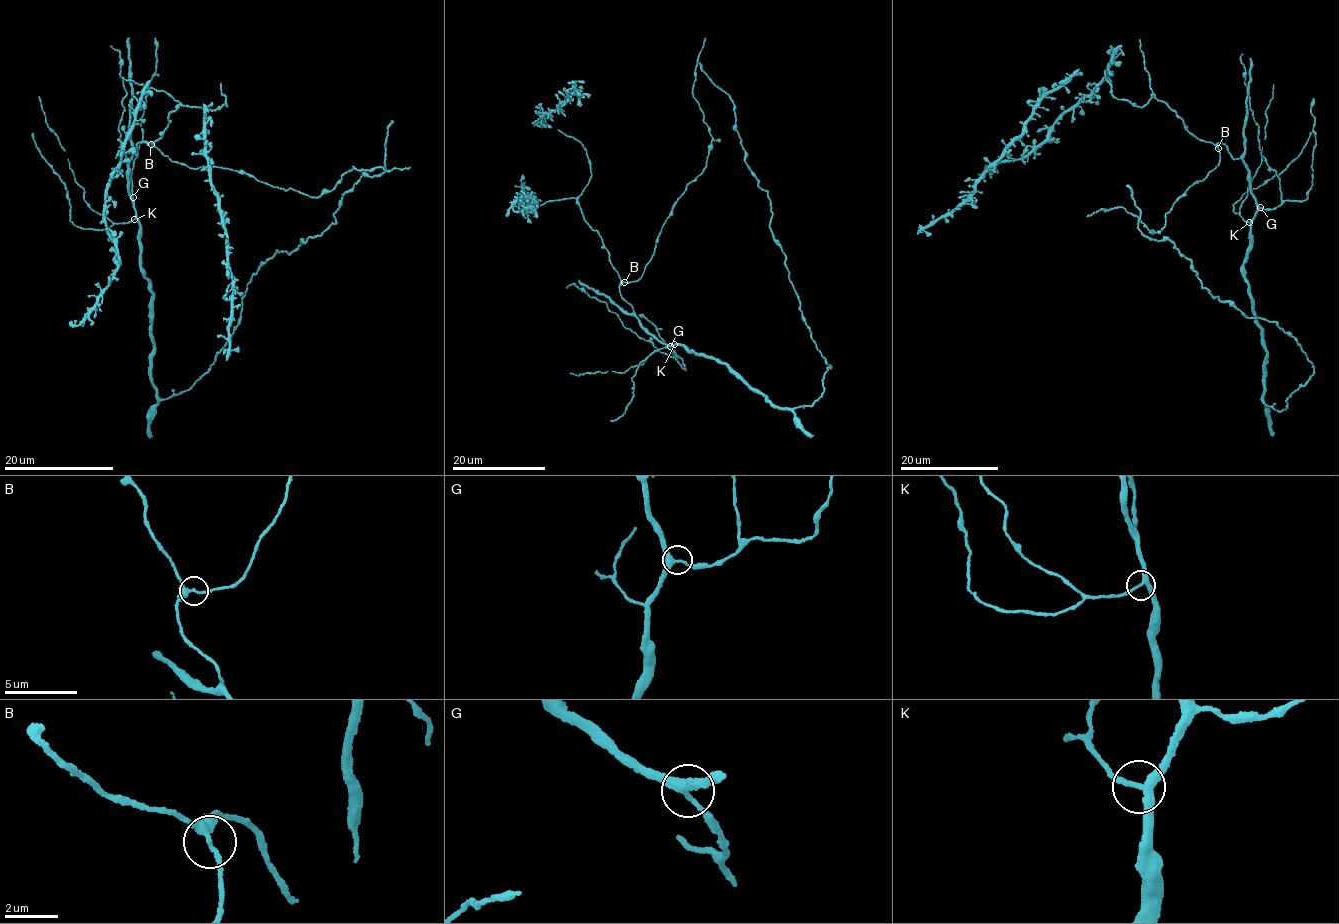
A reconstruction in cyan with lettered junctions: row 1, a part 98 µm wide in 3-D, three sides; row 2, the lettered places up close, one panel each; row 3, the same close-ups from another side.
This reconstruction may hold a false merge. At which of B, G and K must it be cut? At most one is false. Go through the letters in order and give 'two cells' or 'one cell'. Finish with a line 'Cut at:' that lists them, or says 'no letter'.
B: one cell
G: one cell
K: one cell
Cut at: no letter

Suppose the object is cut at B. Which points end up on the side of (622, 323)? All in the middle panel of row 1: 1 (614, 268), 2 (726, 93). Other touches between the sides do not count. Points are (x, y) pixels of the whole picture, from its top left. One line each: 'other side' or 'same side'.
1: same side
2: same side

